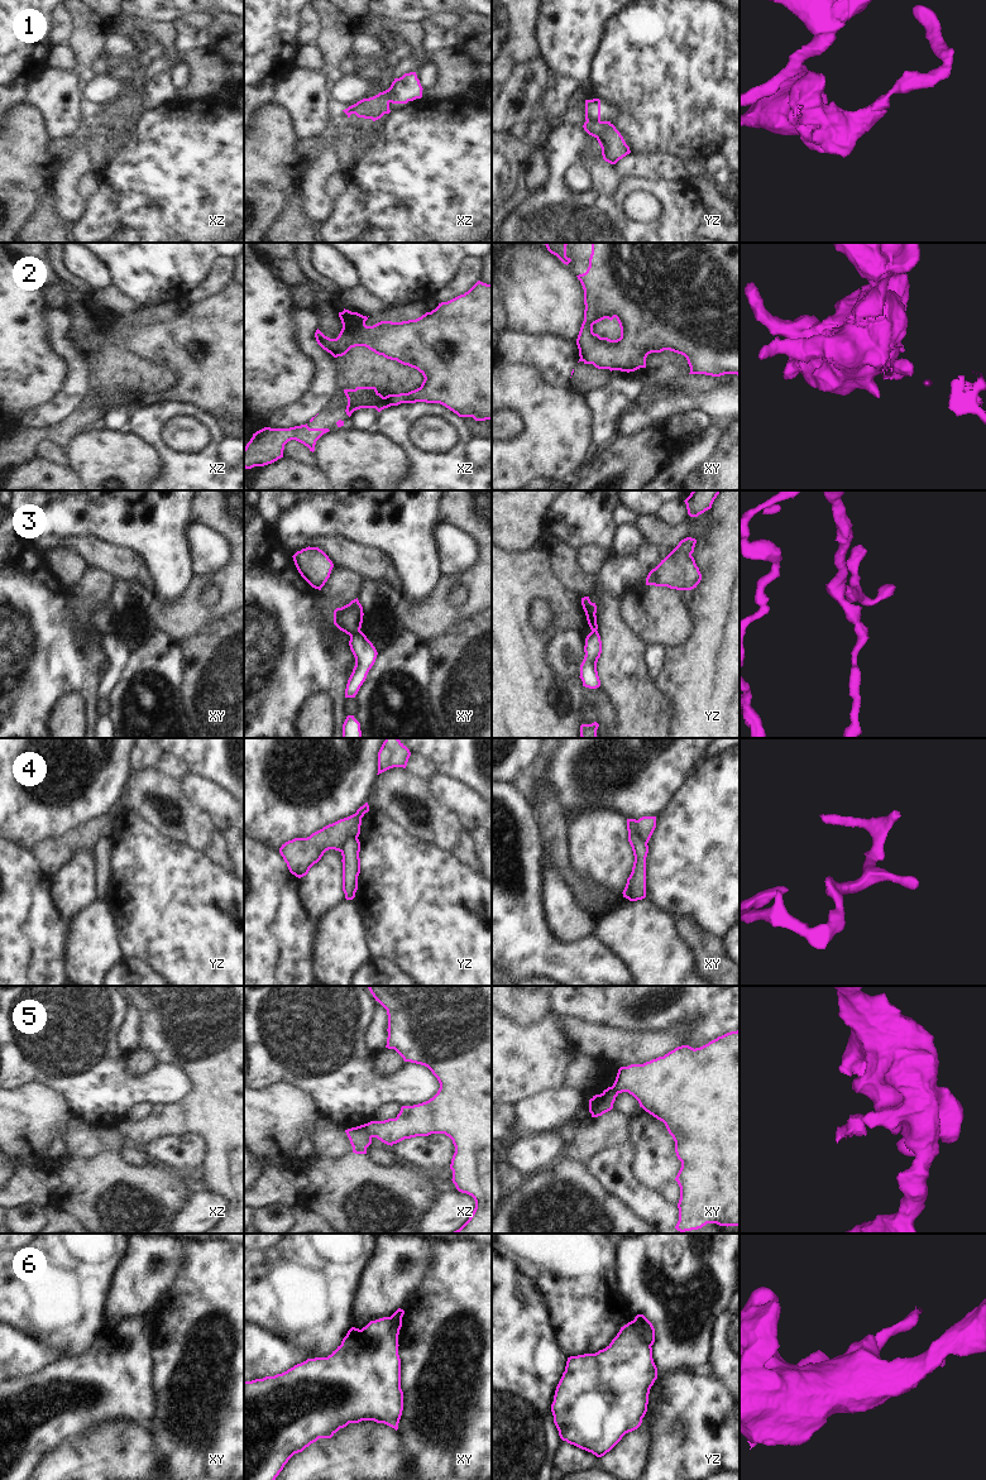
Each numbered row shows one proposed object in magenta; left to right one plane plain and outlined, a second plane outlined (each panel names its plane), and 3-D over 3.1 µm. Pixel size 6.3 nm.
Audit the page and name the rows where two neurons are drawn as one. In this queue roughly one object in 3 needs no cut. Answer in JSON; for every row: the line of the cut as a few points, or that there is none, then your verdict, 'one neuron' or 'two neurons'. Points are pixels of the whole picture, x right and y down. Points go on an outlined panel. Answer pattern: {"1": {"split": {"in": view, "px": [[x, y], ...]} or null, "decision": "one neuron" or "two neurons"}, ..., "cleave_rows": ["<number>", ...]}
{"1": {"split": {"in": "xz", "px": [[388, 89], [389, 101]]}, "decision": "two neurons"}, "2": {"split": {"in": "xz", "px": [[346, 406], [353, 411]]}, "decision": "two neurons"}, "3": {"split": {"in": "xy", "px": [[360, 631], [350, 636]]}, "decision": "two neurons"}, "4": {"split": {"in": "xy", "px": [[636, 820], [636, 834], [646, 843]]}, "decision": "two neurons"}, "5": {"split": {"in": "xz", "px": [[364, 1124], [372, 1136]]}, "decision": "two neurons"}, "6": {"split": {"in": "yz", "px": [[635, 1317], [637, 1335], [650, 1346]]}, "decision": "two neurons"}, "cleave_rows": ["1", "2", "3", "4", "5", "6"]}

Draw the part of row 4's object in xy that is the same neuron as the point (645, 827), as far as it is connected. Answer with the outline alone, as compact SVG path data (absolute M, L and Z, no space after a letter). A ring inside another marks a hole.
M642 816L637 820L636 824L637 835L645 843L648 843L655 828L656 816Z

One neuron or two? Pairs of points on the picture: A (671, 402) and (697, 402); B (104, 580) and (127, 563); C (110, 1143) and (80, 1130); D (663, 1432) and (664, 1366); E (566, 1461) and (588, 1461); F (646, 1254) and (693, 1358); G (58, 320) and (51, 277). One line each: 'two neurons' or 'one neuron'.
A: one neuron
B: two neurons
C: two neurons
D: two neurons
E: one neuron
F: one neuron
G: two neurons

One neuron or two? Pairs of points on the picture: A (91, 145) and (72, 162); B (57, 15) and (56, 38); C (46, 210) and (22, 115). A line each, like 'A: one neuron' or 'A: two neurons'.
A: two neurons
B: one neuron
C: two neurons

